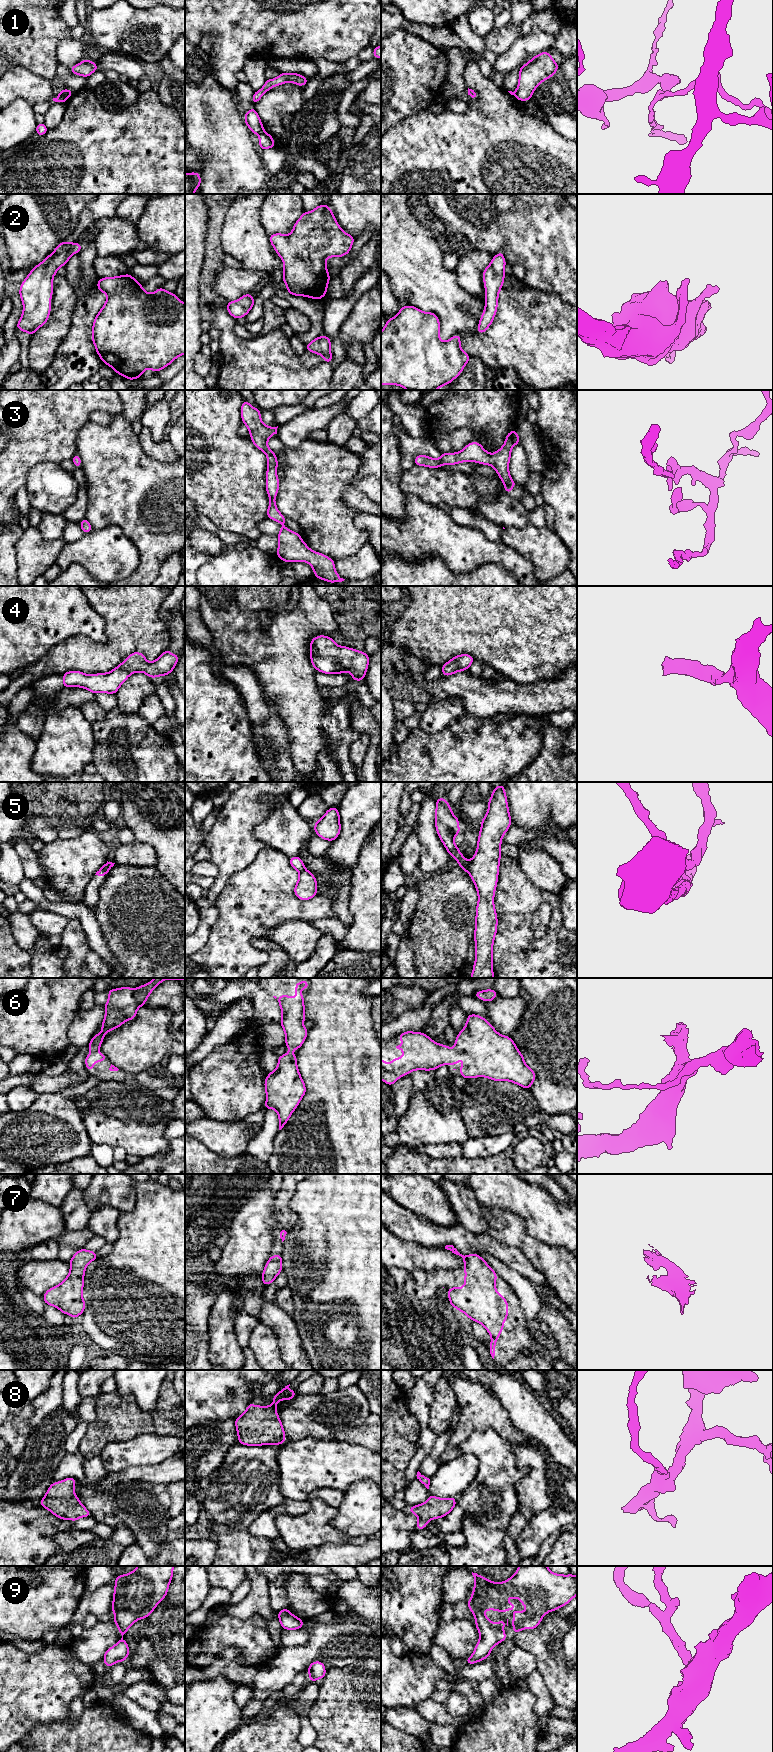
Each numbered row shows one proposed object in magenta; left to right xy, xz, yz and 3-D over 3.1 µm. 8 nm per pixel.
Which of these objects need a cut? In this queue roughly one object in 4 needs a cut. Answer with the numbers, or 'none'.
1, 5

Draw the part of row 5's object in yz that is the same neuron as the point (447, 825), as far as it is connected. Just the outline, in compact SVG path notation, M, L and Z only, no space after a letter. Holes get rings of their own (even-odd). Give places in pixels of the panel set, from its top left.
M439 797L436 801L435 827L437 834L449 855L458 862L458 865L463 868L466 873L469 874L469 861L464 858L454 842L454 837L461 834L459 818L453 815L451 806L443 797Z

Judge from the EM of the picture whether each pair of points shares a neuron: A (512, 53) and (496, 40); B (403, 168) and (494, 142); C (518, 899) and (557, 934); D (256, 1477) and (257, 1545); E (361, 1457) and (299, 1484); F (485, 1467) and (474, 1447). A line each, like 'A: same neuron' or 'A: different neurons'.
A: different neurons
B: same neuron
C: same neuron
D: same neuron
E: same neuron
F: same neuron

